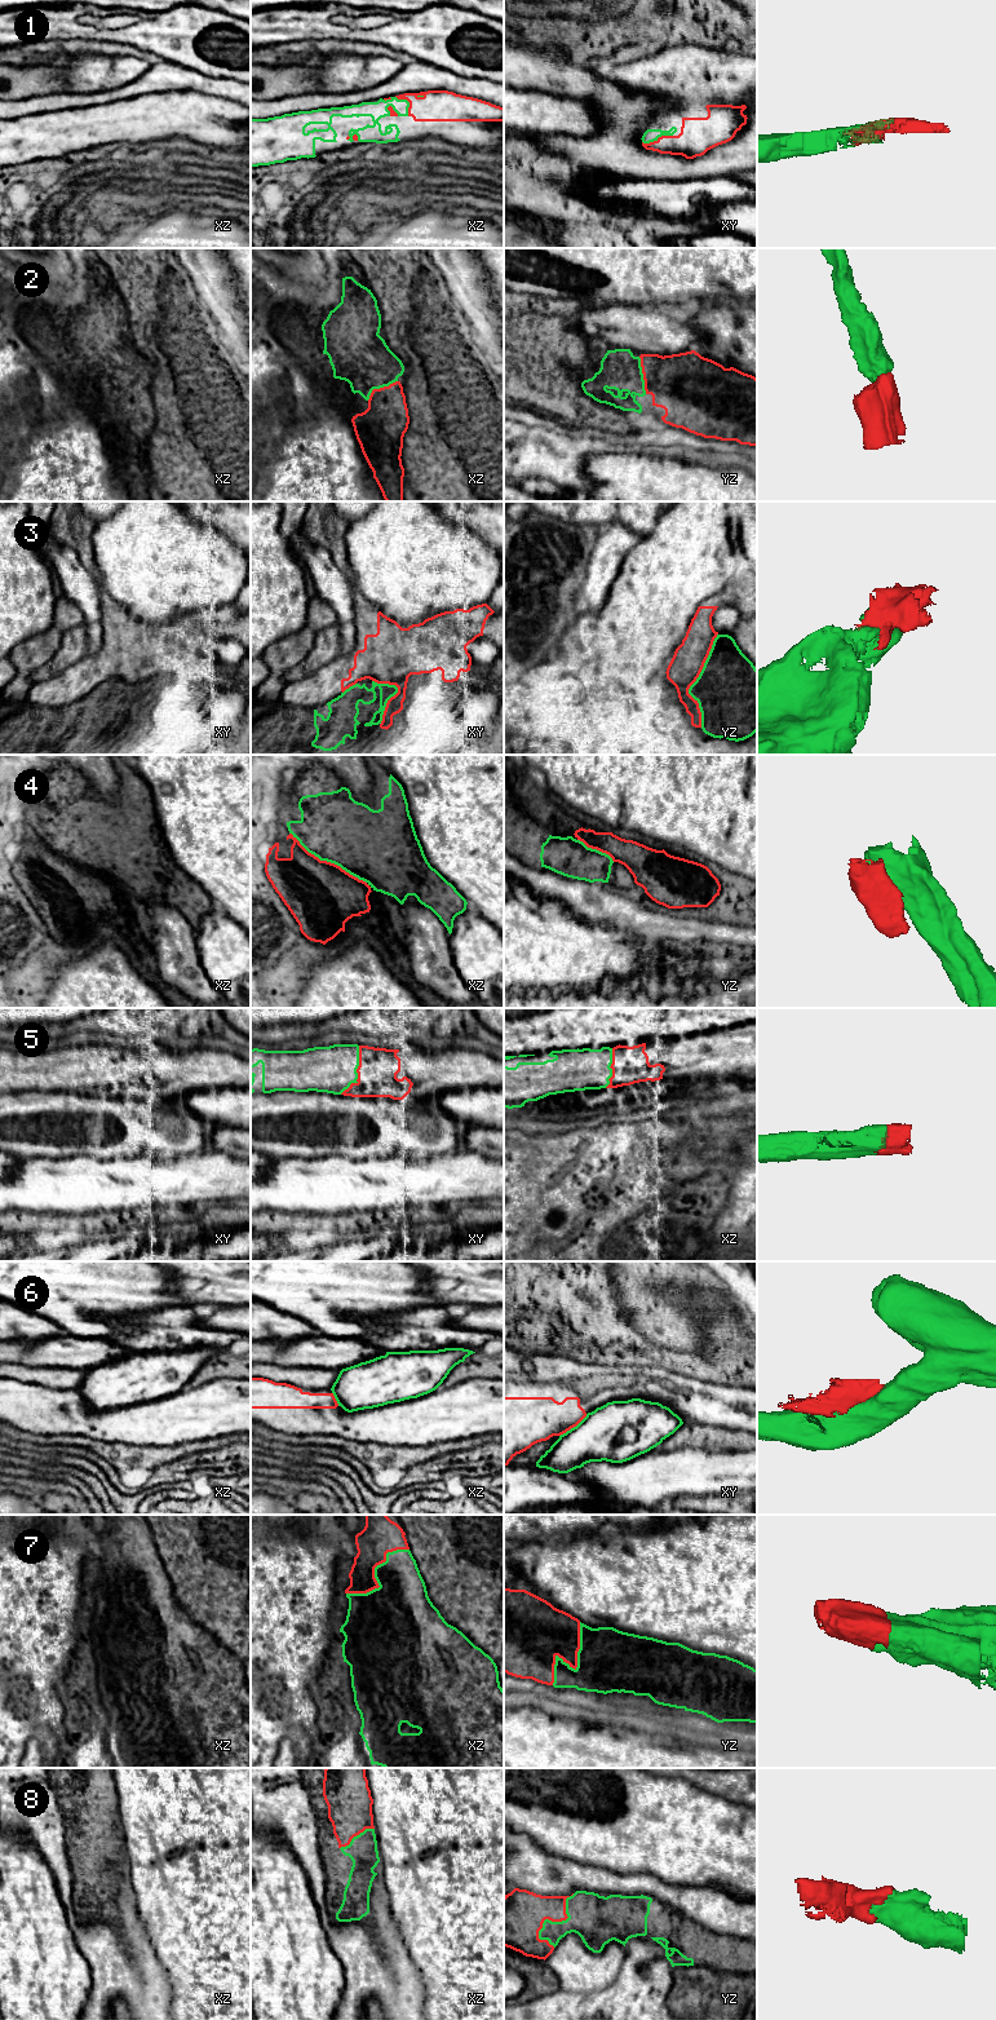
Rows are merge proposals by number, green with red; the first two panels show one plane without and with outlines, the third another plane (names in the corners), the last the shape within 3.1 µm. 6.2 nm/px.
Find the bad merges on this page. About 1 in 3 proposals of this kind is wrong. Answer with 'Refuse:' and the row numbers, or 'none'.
Refuse: 3, 4, 6

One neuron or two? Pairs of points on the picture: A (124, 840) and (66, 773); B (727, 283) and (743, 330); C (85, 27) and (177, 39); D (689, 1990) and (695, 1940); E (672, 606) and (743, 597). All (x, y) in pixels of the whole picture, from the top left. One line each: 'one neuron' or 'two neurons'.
A: one neuron
B: two neurons
C: one neuron
D: two neurons
E: two neurons

